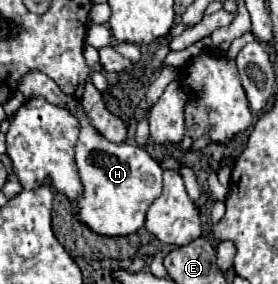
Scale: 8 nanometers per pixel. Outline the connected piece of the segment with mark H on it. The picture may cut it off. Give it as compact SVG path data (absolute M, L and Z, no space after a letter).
M28 73L22 77L18 91L24 95L24 99L30 97L44 97L48 103L58 105L78 117L80 121L80 137L76 143L76 167L82 181L82 195L78 201L74 201L74 215L76 219L88 227L90 231L98 235L130 235L144 227L146 223L146 211L148 207L162 195L162 167L138 145L128 143L112 143L108 141L90 121L84 107L72 99L66 97L60 87L46 77L44 73Z

